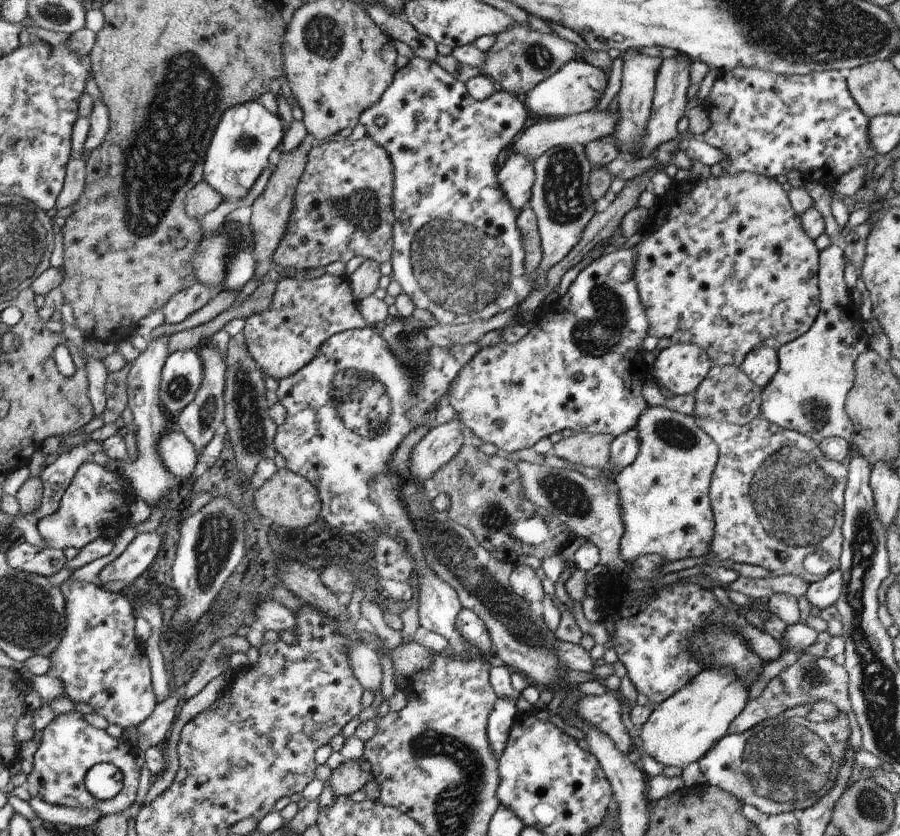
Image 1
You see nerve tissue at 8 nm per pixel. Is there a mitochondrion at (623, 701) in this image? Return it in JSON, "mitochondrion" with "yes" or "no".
{"mitochondrion":"no"}

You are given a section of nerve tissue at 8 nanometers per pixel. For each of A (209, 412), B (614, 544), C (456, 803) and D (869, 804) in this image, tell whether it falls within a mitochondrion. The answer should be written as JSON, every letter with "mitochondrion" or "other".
{"A":"mitochondrion","B":"other","C":"mitochondrion","D":"mitochondrion"}

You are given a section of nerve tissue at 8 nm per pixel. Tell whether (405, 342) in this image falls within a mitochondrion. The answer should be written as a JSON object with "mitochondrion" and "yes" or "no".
{"mitochondrion":"yes"}

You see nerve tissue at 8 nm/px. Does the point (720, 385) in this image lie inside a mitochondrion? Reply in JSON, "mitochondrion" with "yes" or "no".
{"mitochondrion":"no"}

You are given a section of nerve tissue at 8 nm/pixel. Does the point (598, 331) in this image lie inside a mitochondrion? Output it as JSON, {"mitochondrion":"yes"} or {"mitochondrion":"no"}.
{"mitochondrion":"yes"}

